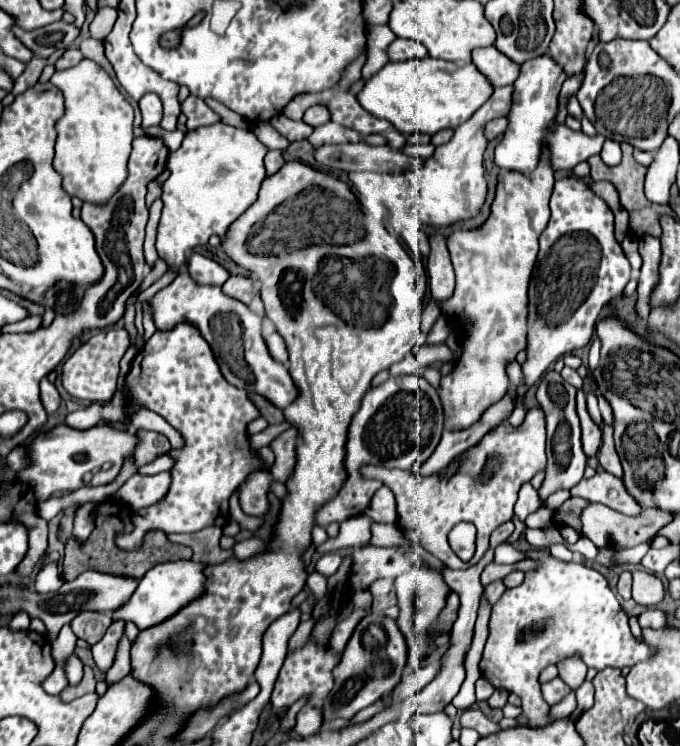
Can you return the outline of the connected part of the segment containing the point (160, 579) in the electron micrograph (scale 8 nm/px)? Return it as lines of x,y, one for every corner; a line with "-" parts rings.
179,560
173,564
157,564
139,580
135,594
129,598
129,602
125,606
115,610
113,618
125,620
125,622
131,620
137,624
139,630
145,630
149,626
155,626
155,624
167,620
179,608
183,608
185,604
195,600
201,592
205,592
205,578
201,574
203,568
205,568
205,564
195,564
191,560
187,560
187,562

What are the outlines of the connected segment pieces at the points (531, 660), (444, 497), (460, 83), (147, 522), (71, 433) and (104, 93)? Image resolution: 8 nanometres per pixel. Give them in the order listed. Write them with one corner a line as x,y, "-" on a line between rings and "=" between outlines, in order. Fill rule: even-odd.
501,542
495,548
497,564
513,564
525,558
539,560
541,566
527,572
521,586
505,590
501,600
493,606
489,638
479,670
495,688
517,694
523,702
523,714
529,718
529,726
539,728
551,722
547,718
549,704
543,700
539,686
539,674
543,668
575,654
579,654
589,668
623,668
649,660
657,650
631,634
627,614
621,610
605,576
597,570
577,562
559,562
547,550
531,550
525,554
507,542
=
531,408
527,410
527,418
521,426
515,428
511,424
503,424
501,428
485,434
477,446
467,450
467,454
461,454
465,460
461,460
461,468
457,468
457,476
453,476
453,480
441,480
441,472
419,478
411,470
387,470
379,466
367,466
363,472
365,476
377,478
393,490
399,512
397,526
401,530
419,530
423,550
439,558
449,568
463,570
475,566
485,556
489,550
491,532
513,518
513,506
521,486
527,484
537,472
545,470
545,450
545,414
541,408
-
459,522
473,522
477,526
477,550
469,562
461,562
447,542
447,534
=
415,58
405,62
389,62
367,80
359,92
359,104
377,118
389,120
399,132
415,134
425,132
429,136
445,128
457,128
467,122
493,94
489,80
477,72
475,64
457,64
435,58
=
185,322
177,324
173,330
165,330
165,332
157,330
145,342
143,350
131,362
131,370
127,374
127,388
129,388
129,396
137,400
137,404
163,416
185,438
185,446
181,450
169,452
177,460
175,468
171,470
173,482
169,494
165,496
165,500
157,502
155,506
135,512
133,516
135,532
137,534
145,534
147,530
197,532
207,526
223,528
229,522
229,504
227,504
229,496
257,466
263,468
263,462
253,458
247,440
247,424
259,416
257,408
247,398
247,392
231,386
223,378
207,340
201,338
201,334
197,332
197,328
193,328
193,324
185,324
=
61,424
51,432
37,434
33,438
29,444
33,466
21,470
17,478
31,484
37,502
47,500
53,492
71,492
83,486
105,486
121,474
125,458
133,456
137,444
139,436
135,432
117,430
109,424
97,424
89,430
73,430
=
83,58
69,70
57,70
51,84
65,96
65,112
57,120
53,168
63,178
63,190
89,204
107,204
125,182
133,144
133,106
119,92
111,76
93,60

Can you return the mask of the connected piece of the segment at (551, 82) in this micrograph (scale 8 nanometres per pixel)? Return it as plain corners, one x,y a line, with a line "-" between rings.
549,54
527,60
521,66
521,74
515,82
515,92
513,92
513,108
507,114
509,128
505,130
503,140
495,148
495,164
499,168
533,172
539,162
541,142
547,142
551,148
553,170
571,170
579,162
601,152
603,142
605,142
603,136
589,138
583,132
573,132
567,126
555,124
557,96
559,96
559,90
565,78
567,78
565,70
553,58
549,58

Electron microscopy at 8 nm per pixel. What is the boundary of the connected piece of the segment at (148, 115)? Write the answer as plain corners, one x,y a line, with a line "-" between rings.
145,94
139,100
139,108
141,108
141,114
143,114
143,128
147,128
147,126
159,126
161,124
163,106
161,106
159,96

